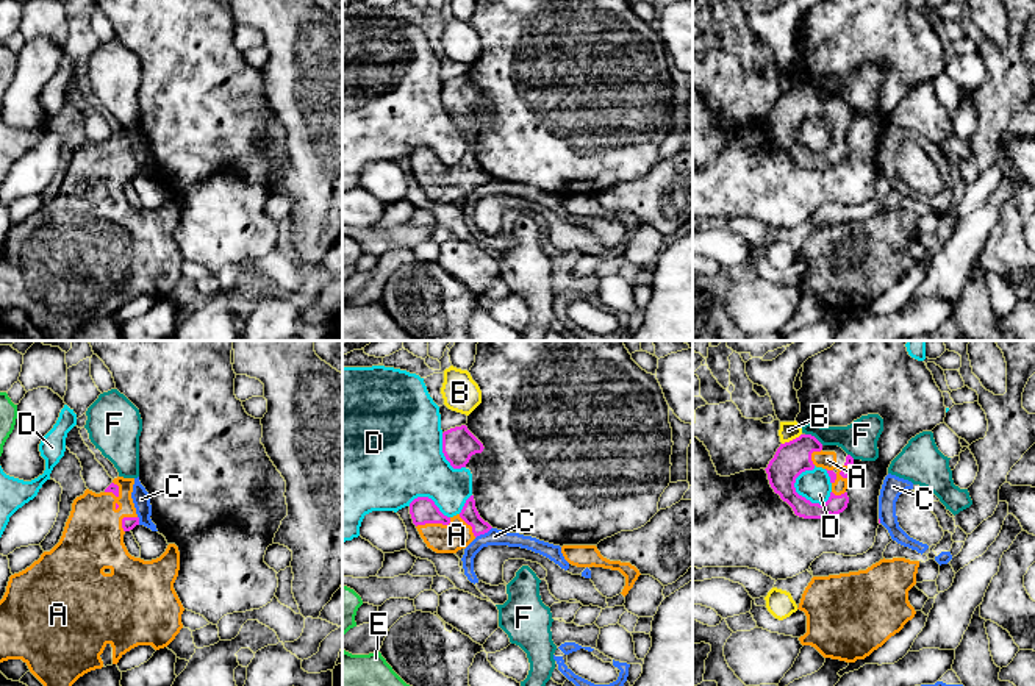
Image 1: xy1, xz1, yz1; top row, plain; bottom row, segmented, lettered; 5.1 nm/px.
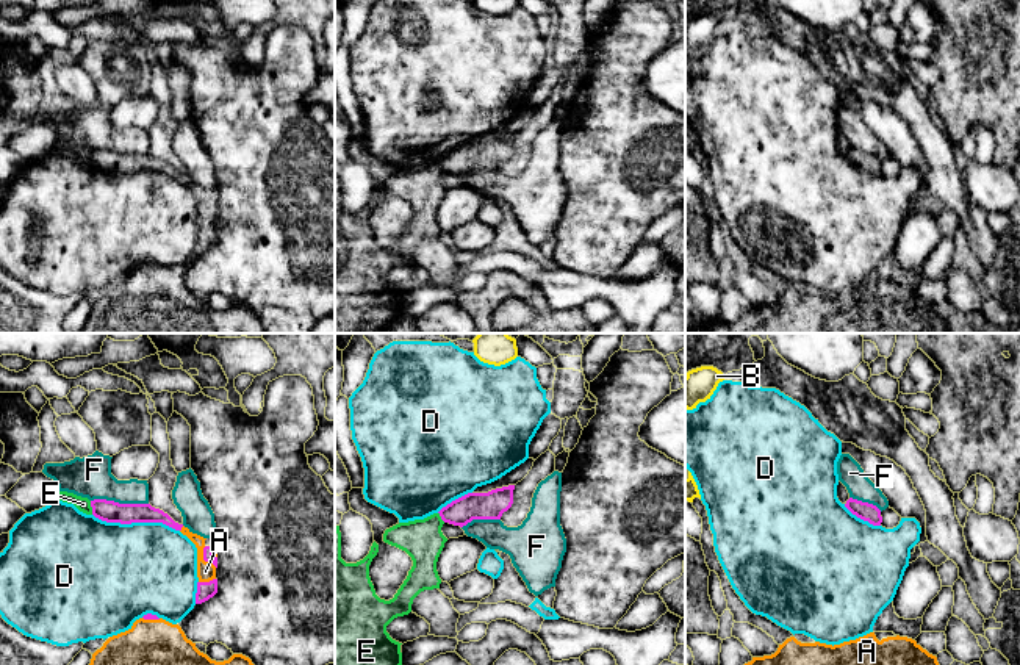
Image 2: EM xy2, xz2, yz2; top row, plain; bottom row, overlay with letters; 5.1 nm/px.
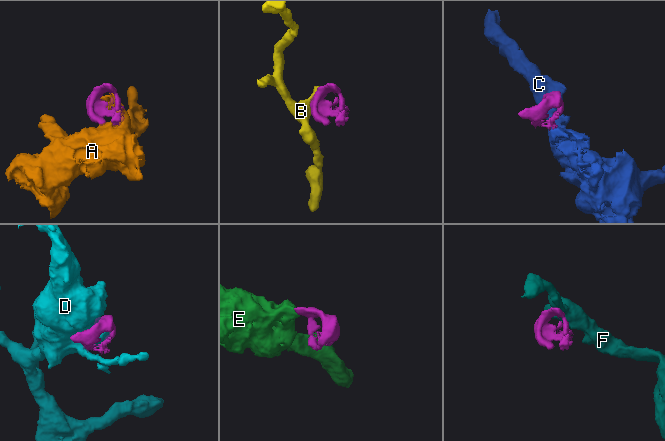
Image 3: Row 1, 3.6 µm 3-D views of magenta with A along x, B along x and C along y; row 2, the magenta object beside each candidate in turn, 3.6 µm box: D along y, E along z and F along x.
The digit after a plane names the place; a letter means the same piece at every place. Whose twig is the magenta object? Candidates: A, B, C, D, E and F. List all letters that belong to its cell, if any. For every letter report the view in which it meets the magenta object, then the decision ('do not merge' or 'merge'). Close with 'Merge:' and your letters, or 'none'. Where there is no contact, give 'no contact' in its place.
A: xz1 | merge
B: yz1 | do not merge
C: xz1 | do not merge
D: xy2 | do not merge
E: xy2 | do not merge
F: xy2 | do not merge
Merge: A

